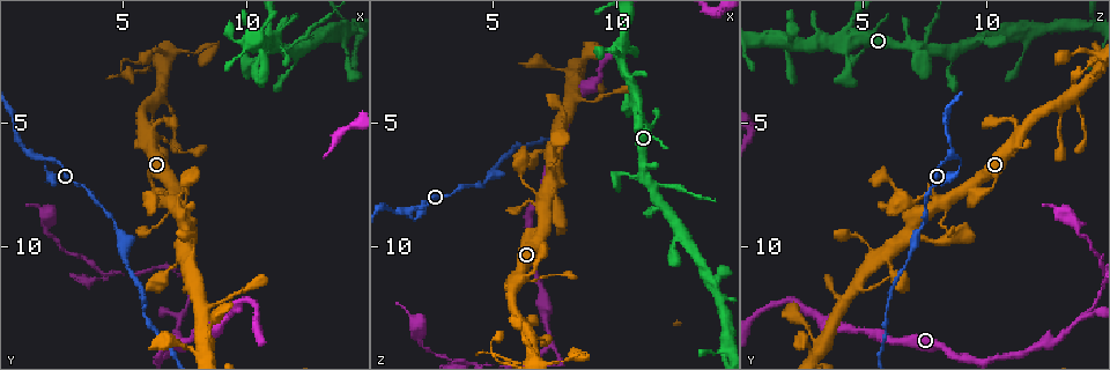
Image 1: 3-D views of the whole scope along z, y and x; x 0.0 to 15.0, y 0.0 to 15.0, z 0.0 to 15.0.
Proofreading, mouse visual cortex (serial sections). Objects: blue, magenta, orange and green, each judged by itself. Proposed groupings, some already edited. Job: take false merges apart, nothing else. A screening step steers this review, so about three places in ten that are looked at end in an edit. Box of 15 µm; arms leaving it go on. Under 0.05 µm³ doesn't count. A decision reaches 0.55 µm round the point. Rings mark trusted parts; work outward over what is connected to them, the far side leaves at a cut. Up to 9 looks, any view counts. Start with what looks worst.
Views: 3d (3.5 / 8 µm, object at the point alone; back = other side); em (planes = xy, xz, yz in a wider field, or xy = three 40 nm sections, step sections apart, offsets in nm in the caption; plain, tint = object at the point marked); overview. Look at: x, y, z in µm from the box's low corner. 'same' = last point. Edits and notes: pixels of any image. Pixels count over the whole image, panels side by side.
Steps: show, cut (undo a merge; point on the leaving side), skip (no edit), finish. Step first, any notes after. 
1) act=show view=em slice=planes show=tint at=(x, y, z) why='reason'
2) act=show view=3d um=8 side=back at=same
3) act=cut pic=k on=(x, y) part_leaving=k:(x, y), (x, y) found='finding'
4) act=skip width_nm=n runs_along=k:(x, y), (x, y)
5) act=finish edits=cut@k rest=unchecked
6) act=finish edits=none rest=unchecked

act=show view=3d um=3.5 side=back at=(1.6, 6.4, 8.6)

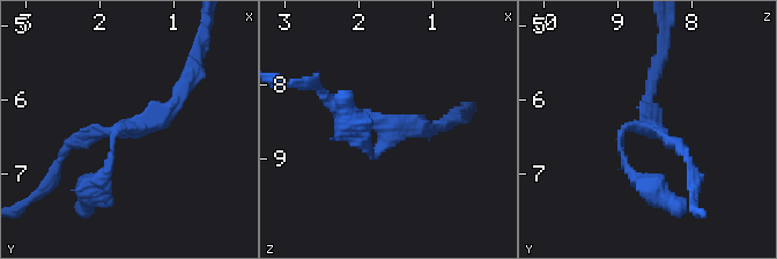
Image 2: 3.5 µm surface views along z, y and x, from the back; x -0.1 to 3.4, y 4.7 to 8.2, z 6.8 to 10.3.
act=show view=em slice=xy step=1 show=tint at=(1.65, 6.40, 8.55) arms=3 arm_widths_nm=100,150,200

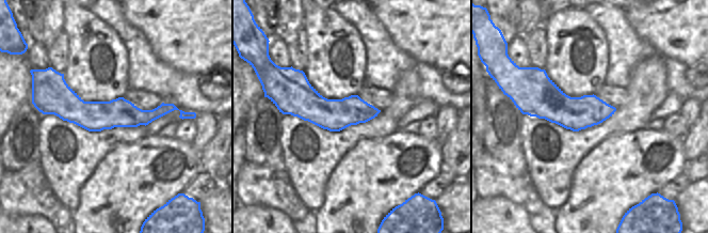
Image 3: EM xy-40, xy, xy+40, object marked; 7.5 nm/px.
act=show view=em slice=xy step=3 show=tint at=same why='another direction'

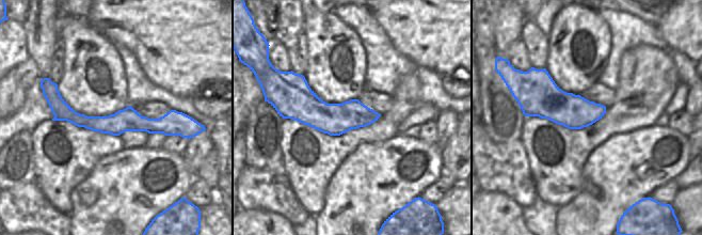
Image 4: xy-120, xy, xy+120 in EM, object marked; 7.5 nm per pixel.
act=skip width_nm=240 runs_along=4:(48, 96), (92, 123), (182, 118) found='all the same cell'

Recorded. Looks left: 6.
act=show view=3d um=3.5 at=(11.9, 1.8, 7.4) why='three arms meet'

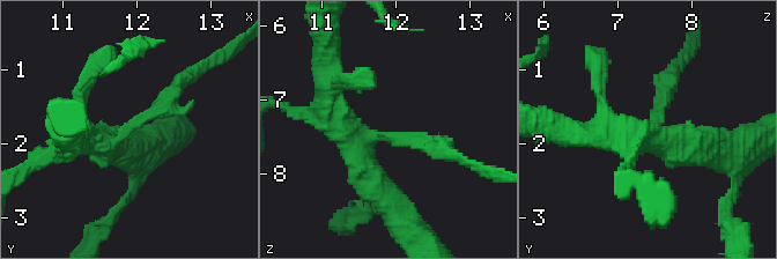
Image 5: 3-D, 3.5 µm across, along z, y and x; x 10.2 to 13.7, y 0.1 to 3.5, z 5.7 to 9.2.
act=show view=em slice=xy step=3 show=tint at=(11.85, 1.85, 7.55) arms=3 arm_widths_nm=200,400,450 why='now the EM'

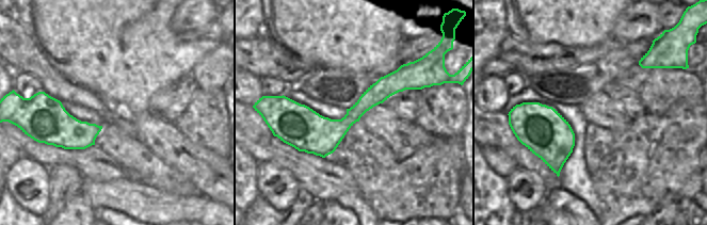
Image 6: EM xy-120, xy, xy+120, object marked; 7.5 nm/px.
act=cut pic=5 on=(156, 106) width_nm=220 part_leaving=5:(124, 133), (209, 65) found='two cells meet here'

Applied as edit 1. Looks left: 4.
act=show view=3d um=3.5 at=(6.6, 2.1, 14.4) why='thin arm on a thick one'

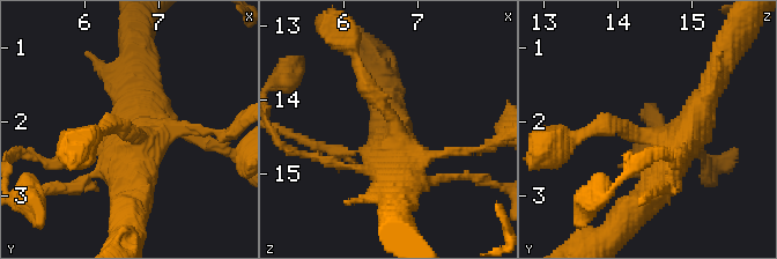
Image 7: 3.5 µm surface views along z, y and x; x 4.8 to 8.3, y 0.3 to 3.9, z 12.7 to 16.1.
act=show view=em slice=xy step=3 show=tint at=(6.70, 2.20, 14.40)

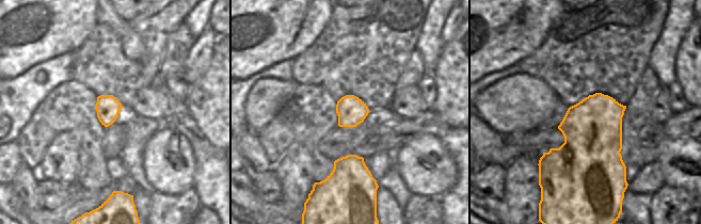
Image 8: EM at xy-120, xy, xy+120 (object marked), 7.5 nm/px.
act=skip runs_along=7:(655, 192), (660, 139), (586, 132) found='continuous, no second cell'

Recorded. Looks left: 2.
act=finish edits=cut@5 rest=unchecked

